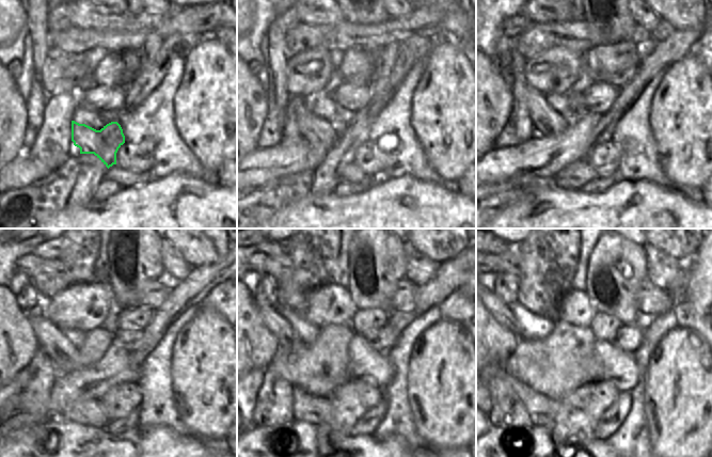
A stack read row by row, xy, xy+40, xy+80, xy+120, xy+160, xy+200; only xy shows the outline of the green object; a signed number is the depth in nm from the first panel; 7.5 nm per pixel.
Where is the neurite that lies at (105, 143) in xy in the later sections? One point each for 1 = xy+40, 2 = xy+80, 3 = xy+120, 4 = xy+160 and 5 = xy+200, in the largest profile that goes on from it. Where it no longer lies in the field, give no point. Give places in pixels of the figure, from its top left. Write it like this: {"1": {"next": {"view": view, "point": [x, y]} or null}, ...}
{"1": {"next": {"view": "xy+40", "point": [319, 134]}}, "2": {"next": {"view": "xy+80", "point": [546, 122]}}, "3": {"next": {"view": "xy+120", "point": [65, 357]}}, "4": {"next": {"view": "xy+160", "point": [289, 341]}}, "5": {"next": {"view": "xy+200", "point": [502, 312]}}}

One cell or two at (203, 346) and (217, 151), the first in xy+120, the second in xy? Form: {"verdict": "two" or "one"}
{"verdict": "one"}

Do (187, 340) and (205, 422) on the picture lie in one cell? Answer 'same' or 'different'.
same

